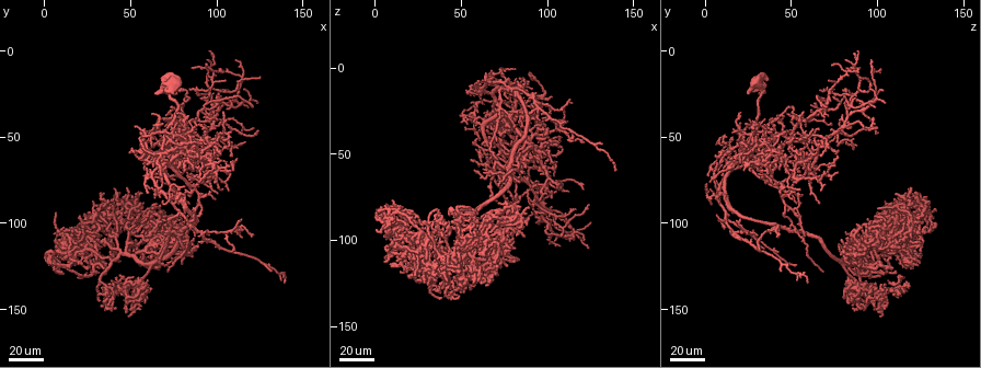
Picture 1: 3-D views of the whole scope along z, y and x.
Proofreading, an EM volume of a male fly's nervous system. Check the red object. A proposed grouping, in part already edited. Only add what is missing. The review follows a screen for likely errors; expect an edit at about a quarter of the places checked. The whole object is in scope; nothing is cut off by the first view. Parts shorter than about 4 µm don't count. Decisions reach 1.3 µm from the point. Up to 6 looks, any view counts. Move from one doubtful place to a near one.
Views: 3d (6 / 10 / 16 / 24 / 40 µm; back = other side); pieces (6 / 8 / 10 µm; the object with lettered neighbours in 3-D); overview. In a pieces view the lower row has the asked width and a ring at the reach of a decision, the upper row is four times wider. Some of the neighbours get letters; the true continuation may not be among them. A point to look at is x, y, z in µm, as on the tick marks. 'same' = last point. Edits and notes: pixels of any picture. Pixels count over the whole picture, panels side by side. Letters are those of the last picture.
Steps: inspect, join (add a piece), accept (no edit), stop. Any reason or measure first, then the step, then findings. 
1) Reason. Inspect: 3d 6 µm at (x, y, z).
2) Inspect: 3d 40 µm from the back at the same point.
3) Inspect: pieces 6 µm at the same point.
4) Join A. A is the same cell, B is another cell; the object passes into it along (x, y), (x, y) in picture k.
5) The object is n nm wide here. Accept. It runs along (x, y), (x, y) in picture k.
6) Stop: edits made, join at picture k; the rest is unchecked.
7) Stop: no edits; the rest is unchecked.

Inspect: 3d 40 µm at (18, 131, 94).

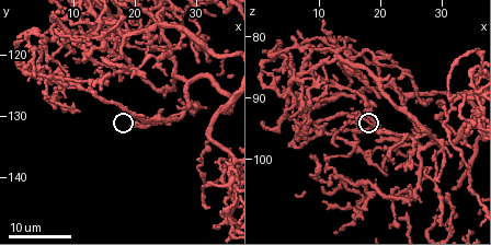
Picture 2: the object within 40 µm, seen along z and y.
Inspect: pieces 8 µm at (19.5, 131.5, 95.5).

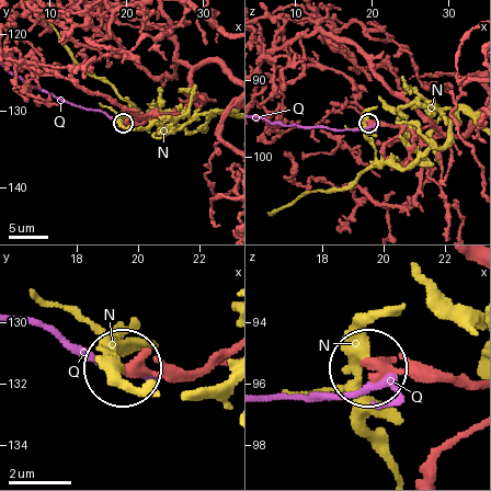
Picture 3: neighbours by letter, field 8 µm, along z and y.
The object is 440 nm wide here. Accept. N and Q are other cells; it runs along (227, 349), (180, 374), (127, 369) in picture 3; none of them fits.

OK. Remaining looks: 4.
Branch stops here. Inspect: 3d 40 µm at (50, 104, 133).

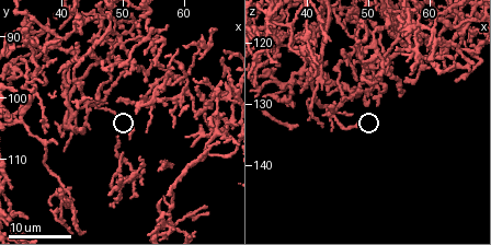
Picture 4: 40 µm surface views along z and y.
Inspect: pieces 8 µm at (48.5, 102.5, 132.5).

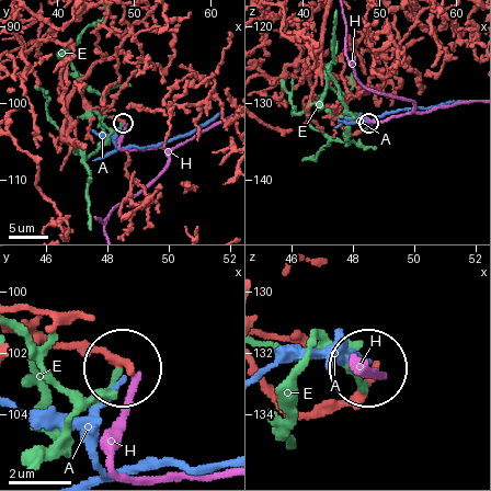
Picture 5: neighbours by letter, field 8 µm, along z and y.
The object is 220 nm wide here. Accept. A, E and H are other cells; none of them fits.

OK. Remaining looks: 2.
An open end. Inspect: 3d 24 µm at (50.5, 96.5, 116.5).

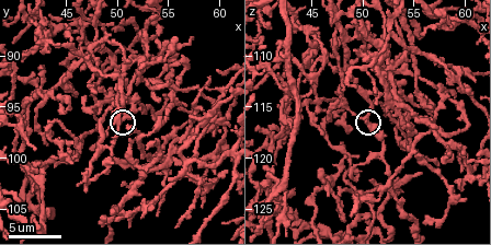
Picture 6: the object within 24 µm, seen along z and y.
See the neighbours. Inspect: pieces 6 µm at (50.4, 96.2, 116.6).

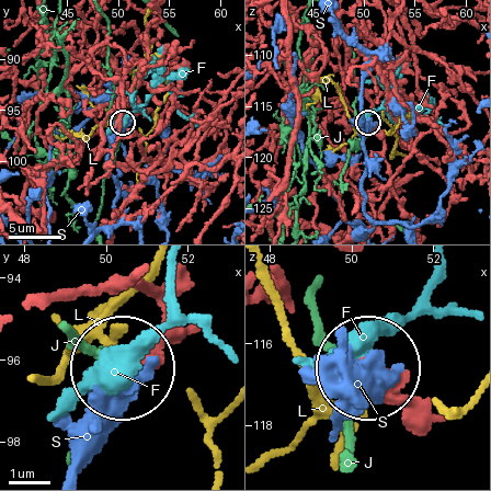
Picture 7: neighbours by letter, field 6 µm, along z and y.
The object is 280 nm wide here. Accept. F, J, L and S are other cells; none of them fits.

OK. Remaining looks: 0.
Stop: no edits; the rest is unchecked.

